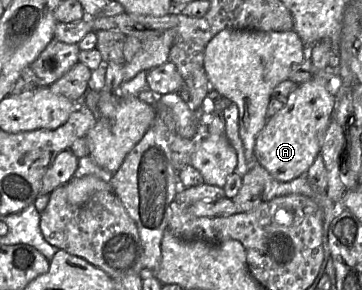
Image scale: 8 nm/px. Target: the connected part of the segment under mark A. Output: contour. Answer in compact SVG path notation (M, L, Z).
M314 78L299 84L282 109L267 119L256 139L254 153L257 162L276 180L291 181L306 174L320 153L321 139L336 107L333 88Z

